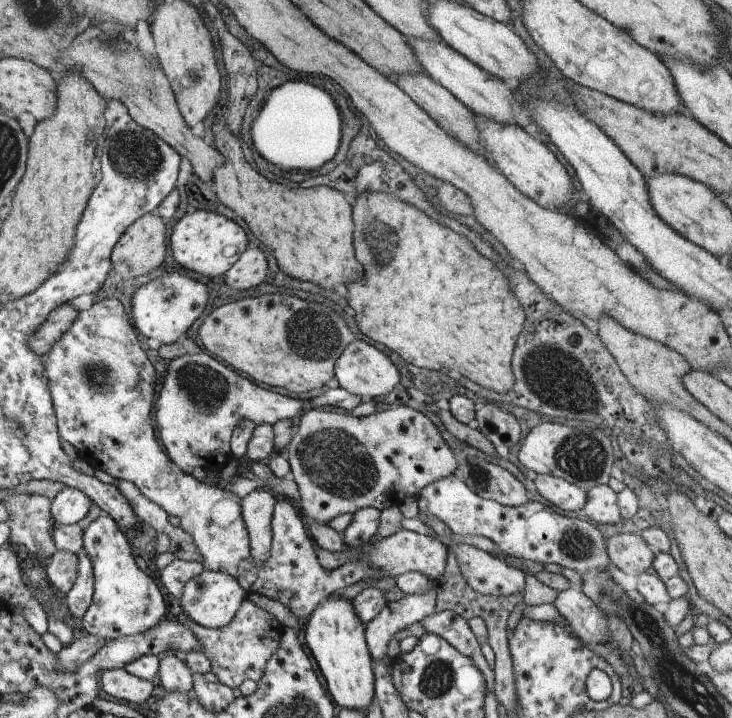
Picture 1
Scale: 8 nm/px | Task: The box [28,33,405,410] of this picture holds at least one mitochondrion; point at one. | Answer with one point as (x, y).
(135, 156)

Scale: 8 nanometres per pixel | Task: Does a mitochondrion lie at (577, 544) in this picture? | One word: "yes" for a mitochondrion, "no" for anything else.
yes

